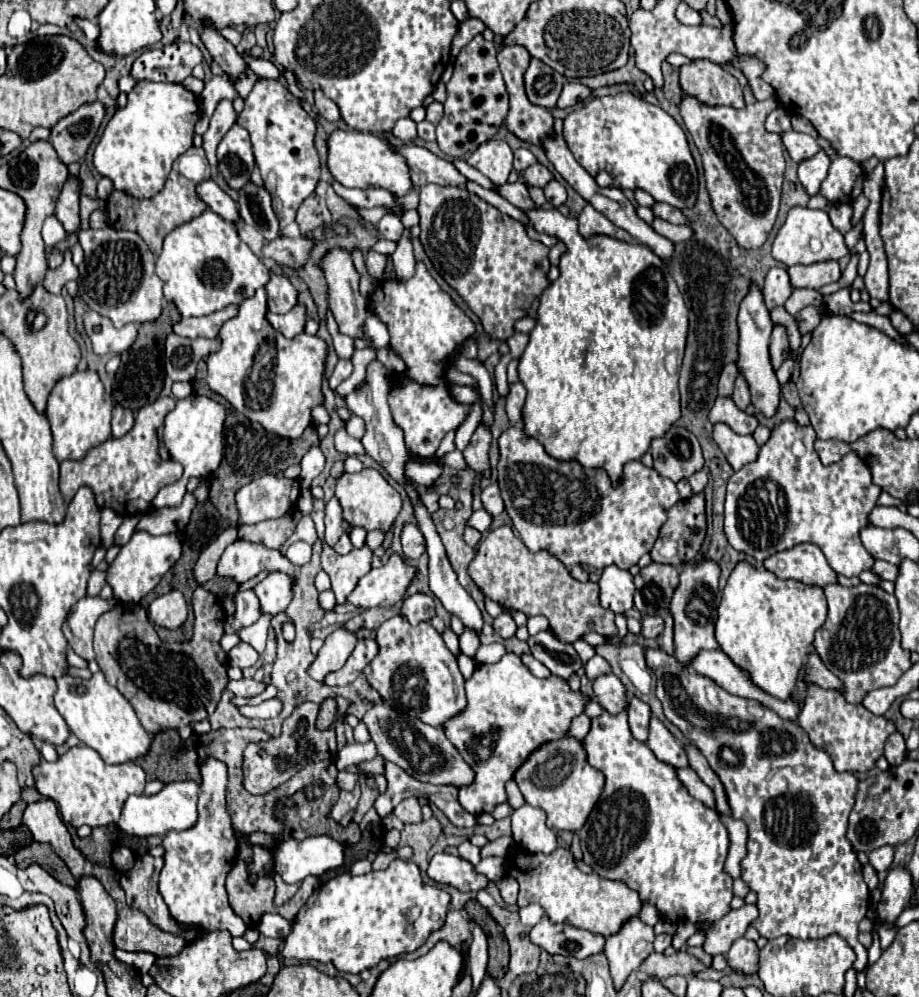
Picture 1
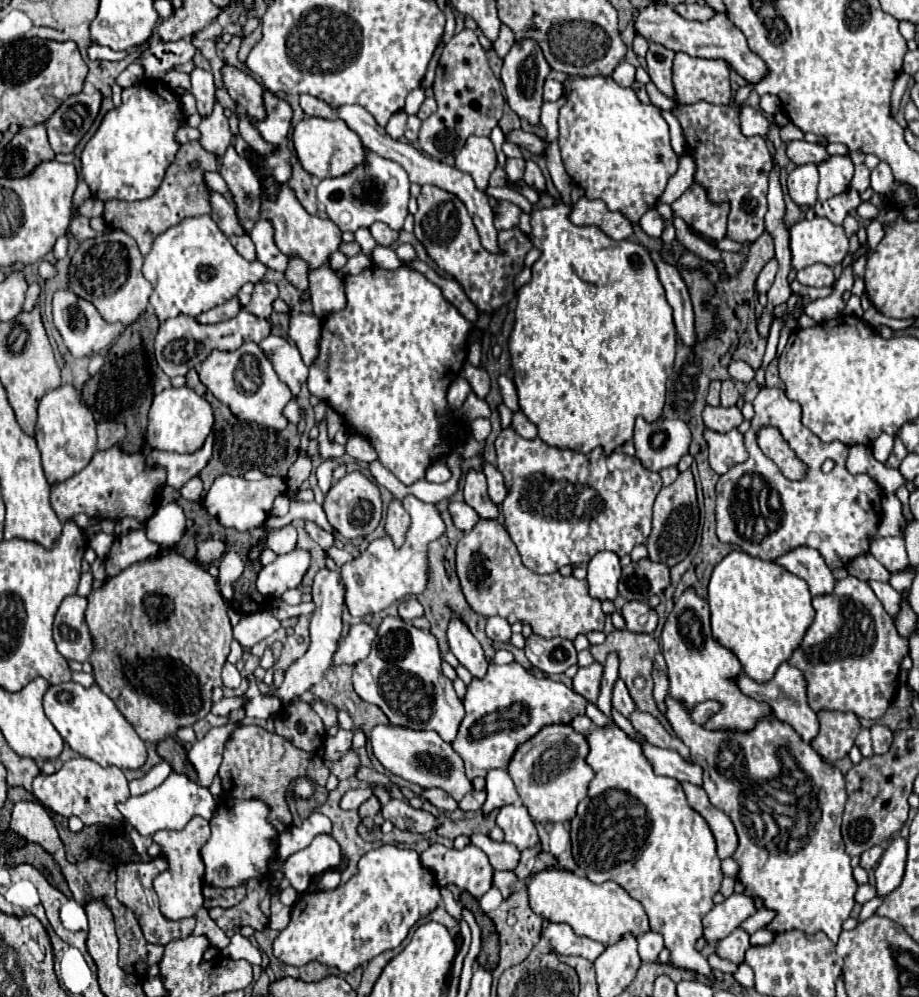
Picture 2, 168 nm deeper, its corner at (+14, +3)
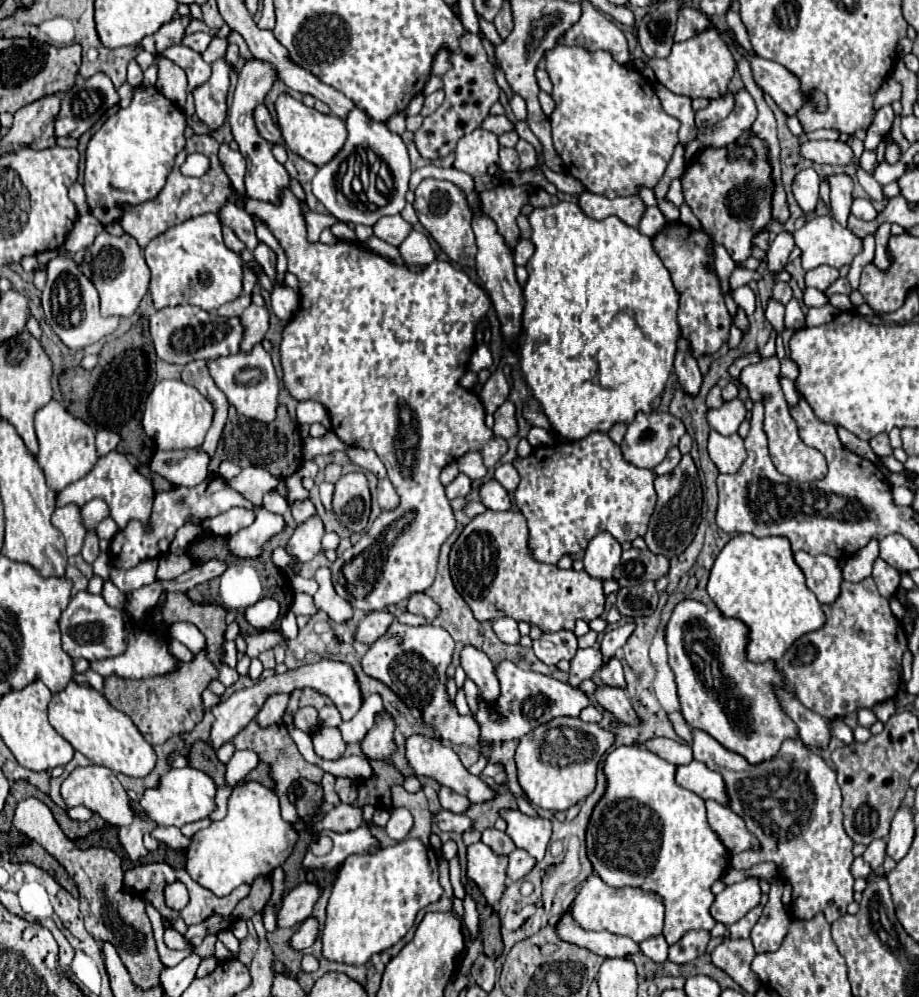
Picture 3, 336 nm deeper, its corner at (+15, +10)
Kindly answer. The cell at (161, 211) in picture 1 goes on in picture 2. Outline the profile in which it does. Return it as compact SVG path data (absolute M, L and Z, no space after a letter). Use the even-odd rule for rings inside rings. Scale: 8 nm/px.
M192 143L190 145L190 155L194 155L192 151L200 151L200 167L192 169L192 167L170 167L166 171L166 177L162 181L162 185L158 187L158 191L148 197L148 199L142 199L142 201L134 201L134 203L128 203L128 201L106 201L104 203L104 221L108 227L112 229L120 229L124 233L128 233L130 237L136 239L138 243L138 249L142 255L146 255L152 247L152 241L164 233L166 229L178 225L182 219L186 217L198 217L198 215L204 215L204 213L210 213L210 203L206 201L206 185L204 185L204 167L214 167L214 171L218 169L218 159L212 155L212 153L206 153L204 149L200 149L198 143Z

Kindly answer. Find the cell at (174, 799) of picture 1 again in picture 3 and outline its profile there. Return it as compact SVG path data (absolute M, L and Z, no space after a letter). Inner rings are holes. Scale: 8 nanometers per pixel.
M185 766L185 768L173 768L161 778L159 788L149 788L143 798L133 804L133 810L141 814L145 820L153 820L159 826L183 826L189 822L197 822L207 818L217 806L215 806L215 794L217 786L211 776L205 772Z

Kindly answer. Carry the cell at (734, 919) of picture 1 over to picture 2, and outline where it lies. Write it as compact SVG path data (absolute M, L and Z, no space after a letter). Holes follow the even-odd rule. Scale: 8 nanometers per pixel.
M730 895L728 899L724 899L724 903L716 905L704 919L704 939L708 943L712 941L722 941L724 937L728 937L746 917L754 915L756 907L754 901L750 901L750 897L744 895Z

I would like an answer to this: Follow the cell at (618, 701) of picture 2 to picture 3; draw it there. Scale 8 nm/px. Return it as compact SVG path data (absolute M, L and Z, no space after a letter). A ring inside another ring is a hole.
M611 658L607 664L599 668L599 680L605 682L605 686L621 686L625 688L625 678L623 678L623 666L617 658Z

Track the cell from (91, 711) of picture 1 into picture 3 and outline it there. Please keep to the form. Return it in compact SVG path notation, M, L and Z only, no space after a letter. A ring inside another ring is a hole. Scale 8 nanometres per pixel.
M75 682L63 692L57 692L49 704L49 722L51 726L83 756L93 764L105 766L115 774L125 774L133 778L145 778L155 768L155 750L141 736L137 726L129 716L113 708L105 696L93 688L83 688Z

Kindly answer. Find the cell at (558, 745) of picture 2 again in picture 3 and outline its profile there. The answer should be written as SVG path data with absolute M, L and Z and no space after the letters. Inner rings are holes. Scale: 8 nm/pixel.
M553 718L551 722L537 726L529 734L525 734L519 742L515 762L519 770L519 784L531 804L537 804L545 810L567 810L573 804L587 798L597 786L597 766L607 752L607 748L615 742L615 734L603 730L599 724L587 724L581 718Z

